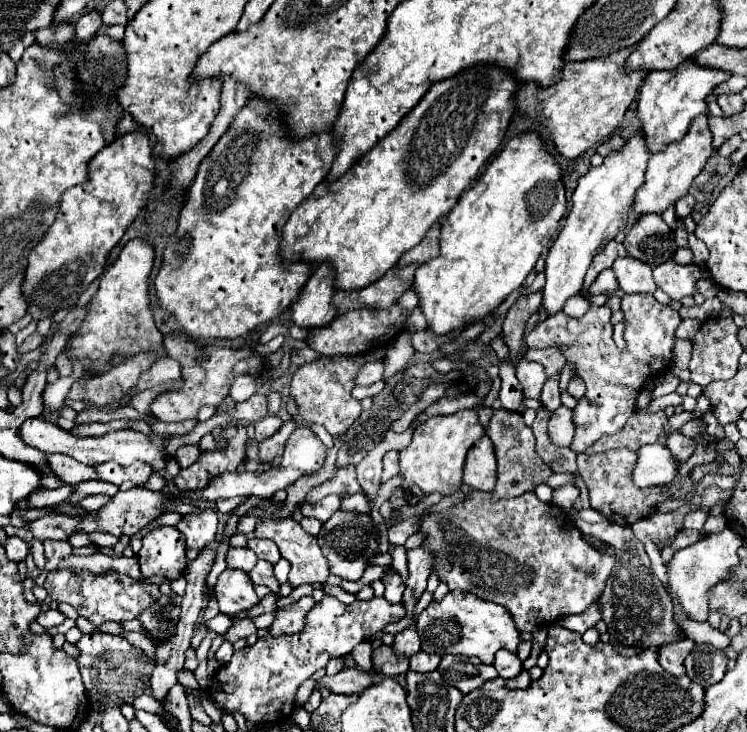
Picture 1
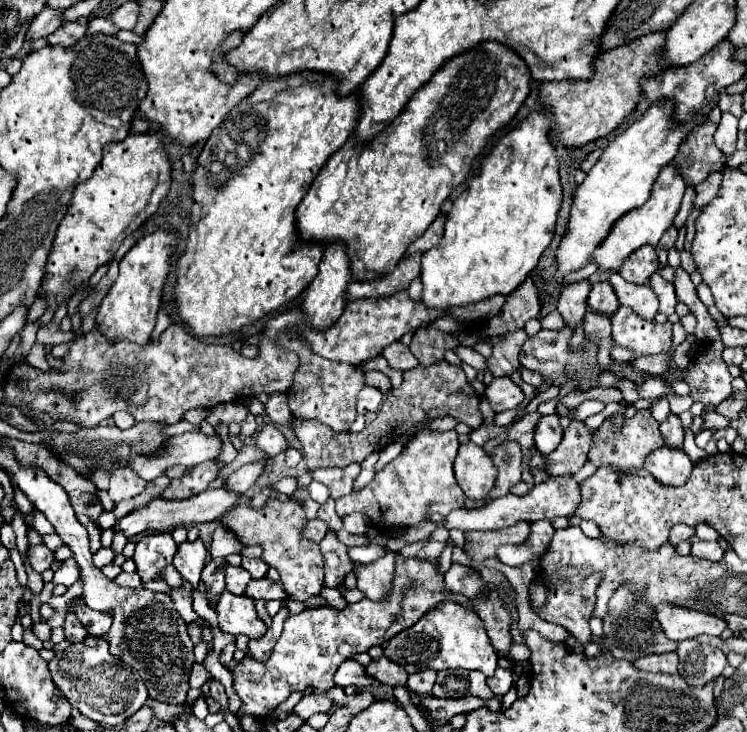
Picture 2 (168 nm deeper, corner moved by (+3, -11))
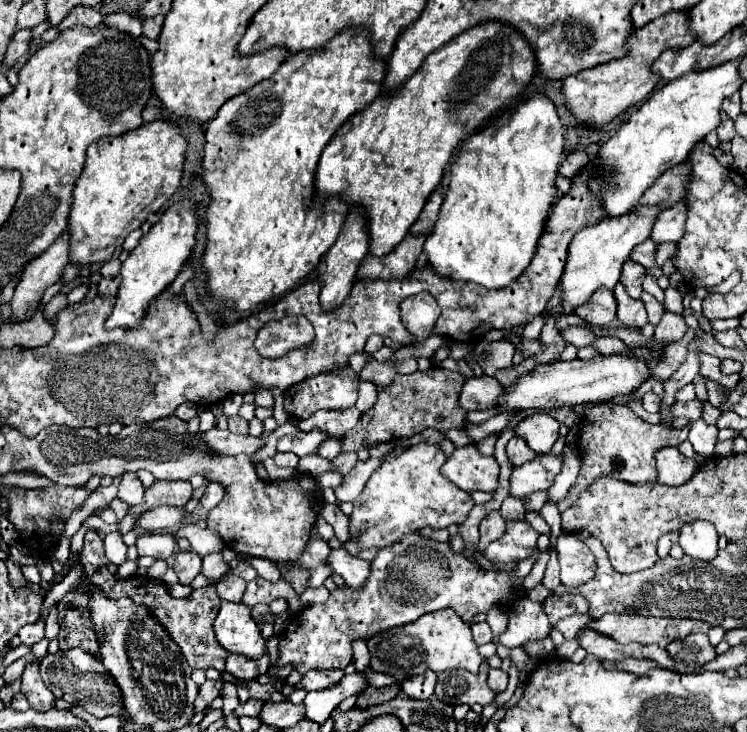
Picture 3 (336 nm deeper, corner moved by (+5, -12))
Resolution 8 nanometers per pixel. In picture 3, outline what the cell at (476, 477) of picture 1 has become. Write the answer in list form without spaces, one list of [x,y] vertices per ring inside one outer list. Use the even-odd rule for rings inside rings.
[[[473,444],[455,448],[455,452],[443,464],[441,474],[465,492],[495,492],[499,484],[499,464],[495,462],[495,458],[479,454],[477,446]]]

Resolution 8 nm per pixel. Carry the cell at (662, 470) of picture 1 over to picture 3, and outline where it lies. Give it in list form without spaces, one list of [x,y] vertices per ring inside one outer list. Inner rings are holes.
[[[661,448],[655,454],[657,460],[657,472],[659,472],[659,484],[663,486],[681,486],[697,470],[697,462],[693,458],[683,456],[677,448]]]

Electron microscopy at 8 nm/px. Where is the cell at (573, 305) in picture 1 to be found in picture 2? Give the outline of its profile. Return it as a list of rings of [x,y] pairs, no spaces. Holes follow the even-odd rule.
[[[553,311],[545,319],[541,319],[541,325],[545,329],[563,329],[565,327],[565,319],[559,315],[559,311]]]

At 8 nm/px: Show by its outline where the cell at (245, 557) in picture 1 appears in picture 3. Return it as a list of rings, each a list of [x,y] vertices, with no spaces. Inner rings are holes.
[[[229,576],[229,578],[223,578],[215,588],[219,592],[219,598],[221,600],[229,600],[229,602],[241,602],[241,596],[245,592],[245,586],[247,582],[239,576]]]

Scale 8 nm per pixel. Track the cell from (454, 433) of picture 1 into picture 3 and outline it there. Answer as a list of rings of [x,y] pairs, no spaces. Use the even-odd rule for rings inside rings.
[[[419,442],[403,454],[381,462],[381,466],[367,480],[359,498],[353,502],[351,540],[357,542],[359,550],[371,546],[391,546],[403,534],[421,530],[425,526],[447,528],[451,524],[465,522],[469,510],[473,508],[473,498],[441,476],[441,466],[445,460],[447,458],[439,446]]]

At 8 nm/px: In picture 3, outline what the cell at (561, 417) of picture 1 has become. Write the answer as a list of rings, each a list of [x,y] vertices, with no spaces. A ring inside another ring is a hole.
[[[531,414],[515,426],[515,434],[521,436],[533,452],[547,454],[559,436],[559,422],[549,414]]]

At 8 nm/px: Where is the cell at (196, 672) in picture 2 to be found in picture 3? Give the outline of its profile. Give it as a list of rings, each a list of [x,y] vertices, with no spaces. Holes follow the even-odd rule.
[[[207,680],[205,684],[199,686],[199,696],[205,702],[213,702],[217,696],[223,696],[223,682],[215,682],[215,680]]]

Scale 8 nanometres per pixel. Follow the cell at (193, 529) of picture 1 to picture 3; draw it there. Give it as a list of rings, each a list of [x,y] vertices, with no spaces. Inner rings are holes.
[[[177,552],[173,570],[179,576],[181,584],[191,584],[201,572],[201,558],[195,552]]]

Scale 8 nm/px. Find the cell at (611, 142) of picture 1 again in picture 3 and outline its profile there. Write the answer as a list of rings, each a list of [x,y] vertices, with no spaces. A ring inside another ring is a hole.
[[[575,150],[571,154],[567,154],[567,158],[561,162],[559,166],[559,174],[565,178],[573,178],[583,166],[589,164],[589,156],[585,150]]]

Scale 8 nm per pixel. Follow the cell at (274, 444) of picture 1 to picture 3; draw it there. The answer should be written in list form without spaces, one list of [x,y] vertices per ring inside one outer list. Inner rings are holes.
[[[209,482],[209,486],[205,488],[205,494],[199,500],[199,508],[201,512],[209,512],[213,510],[225,496],[225,488],[221,488],[219,482]]]

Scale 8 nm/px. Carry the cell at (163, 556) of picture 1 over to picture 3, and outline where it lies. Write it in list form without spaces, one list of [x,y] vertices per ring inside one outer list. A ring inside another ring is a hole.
[[[143,534],[137,538],[139,556],[169,558],[175,552],[175,538],[171,534]]]

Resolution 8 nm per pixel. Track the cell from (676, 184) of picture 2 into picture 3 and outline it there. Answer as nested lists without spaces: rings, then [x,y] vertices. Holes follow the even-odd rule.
[[[641,208],[641,212],[635,212],[635,216],[615,216],[605,218],[595,226],[583,228],[569,244],[569,256],[565,264],[565,272],[561,276],[561,314],[575,312],[581,304],[585,304],[591,294],[599,288],[613,290],[621,276],[621,266],[629,258],[631,250],[649,238],[651,224],[655,222],[659,214],[651,212],[651,208]]]

